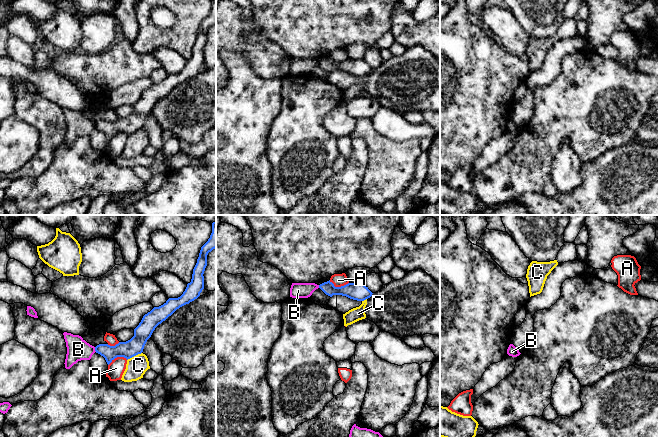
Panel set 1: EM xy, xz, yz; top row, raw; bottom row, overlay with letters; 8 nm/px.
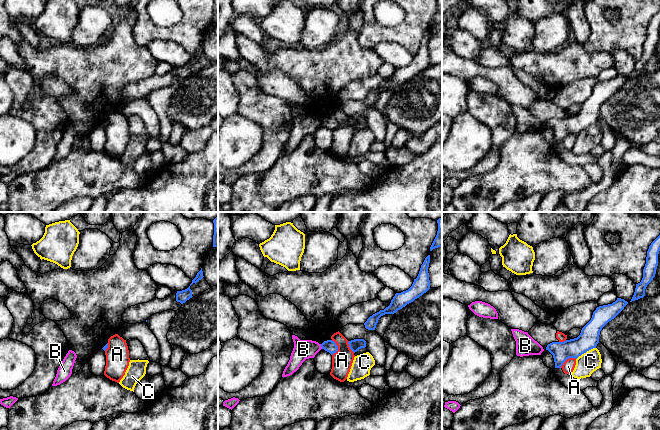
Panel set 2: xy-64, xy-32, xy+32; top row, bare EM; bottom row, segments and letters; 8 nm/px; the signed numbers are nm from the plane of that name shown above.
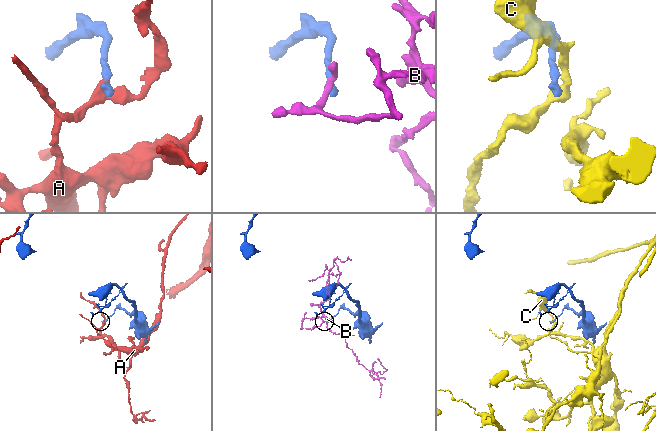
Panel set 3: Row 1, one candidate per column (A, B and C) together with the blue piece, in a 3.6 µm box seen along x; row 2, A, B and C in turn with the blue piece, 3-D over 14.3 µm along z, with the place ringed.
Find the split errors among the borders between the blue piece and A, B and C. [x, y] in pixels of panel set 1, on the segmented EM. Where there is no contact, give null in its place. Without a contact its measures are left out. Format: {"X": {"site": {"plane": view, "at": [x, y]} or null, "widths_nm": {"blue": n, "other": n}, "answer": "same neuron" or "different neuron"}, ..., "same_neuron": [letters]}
{"A": {"site": {"plane": "xz", "at": [339, 287]}, "widths_nm": {"blue": 140, "other": 100}, "answer": "different neuron"}, "B": {"site": {"plane": "xy", "at": [95, 349]}, "widths_nm": {"blue": 130, "other": 180}, "answer": "different neuron"}, "C": {"site": {"plane": "xy", "at": [134, 355]}, "widths_nm": {"blue": 140, "other": 160}, "answer": "different neuron"}, "same_neuron": []}

